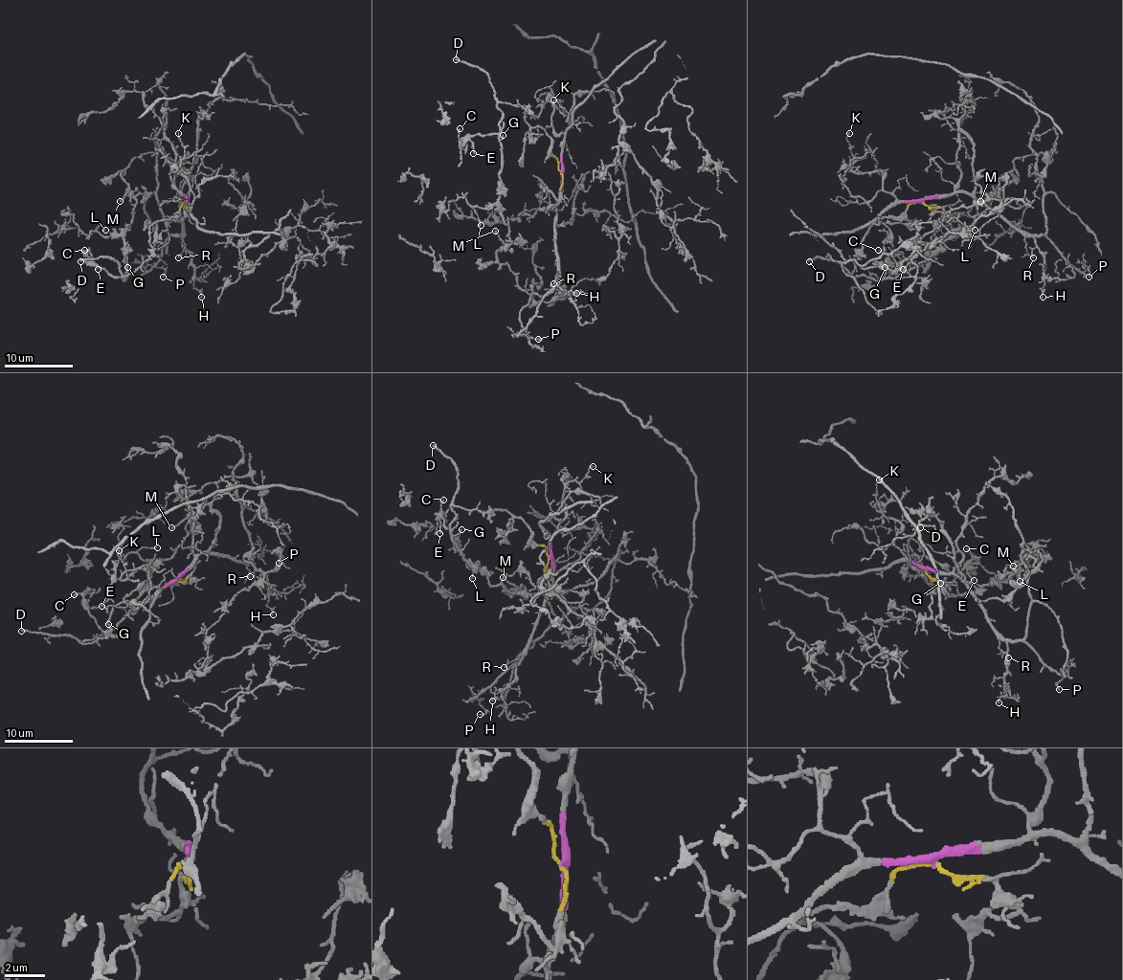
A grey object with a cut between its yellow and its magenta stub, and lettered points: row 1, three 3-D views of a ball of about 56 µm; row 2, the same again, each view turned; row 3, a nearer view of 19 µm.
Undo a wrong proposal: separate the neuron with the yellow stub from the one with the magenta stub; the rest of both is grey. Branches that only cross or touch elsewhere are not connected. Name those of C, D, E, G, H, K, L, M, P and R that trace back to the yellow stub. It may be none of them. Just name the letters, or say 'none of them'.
C, D, E, G, L, M

